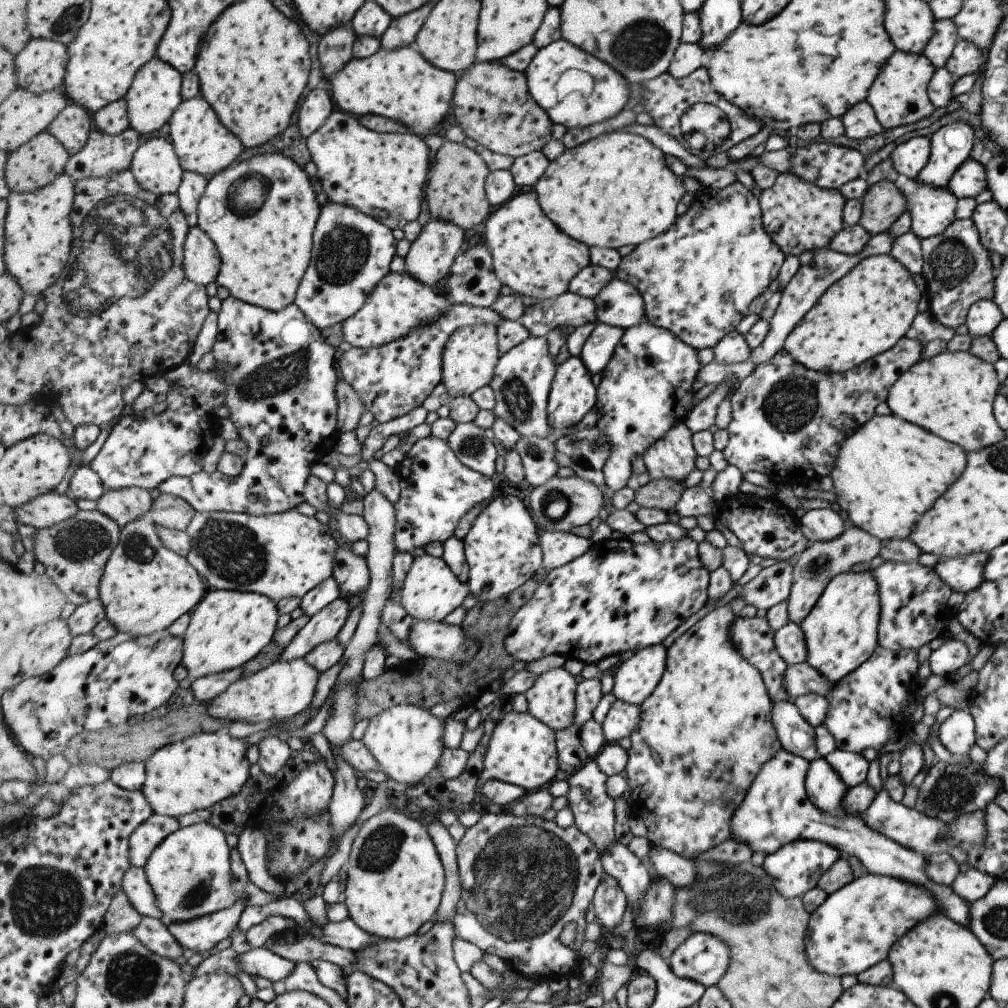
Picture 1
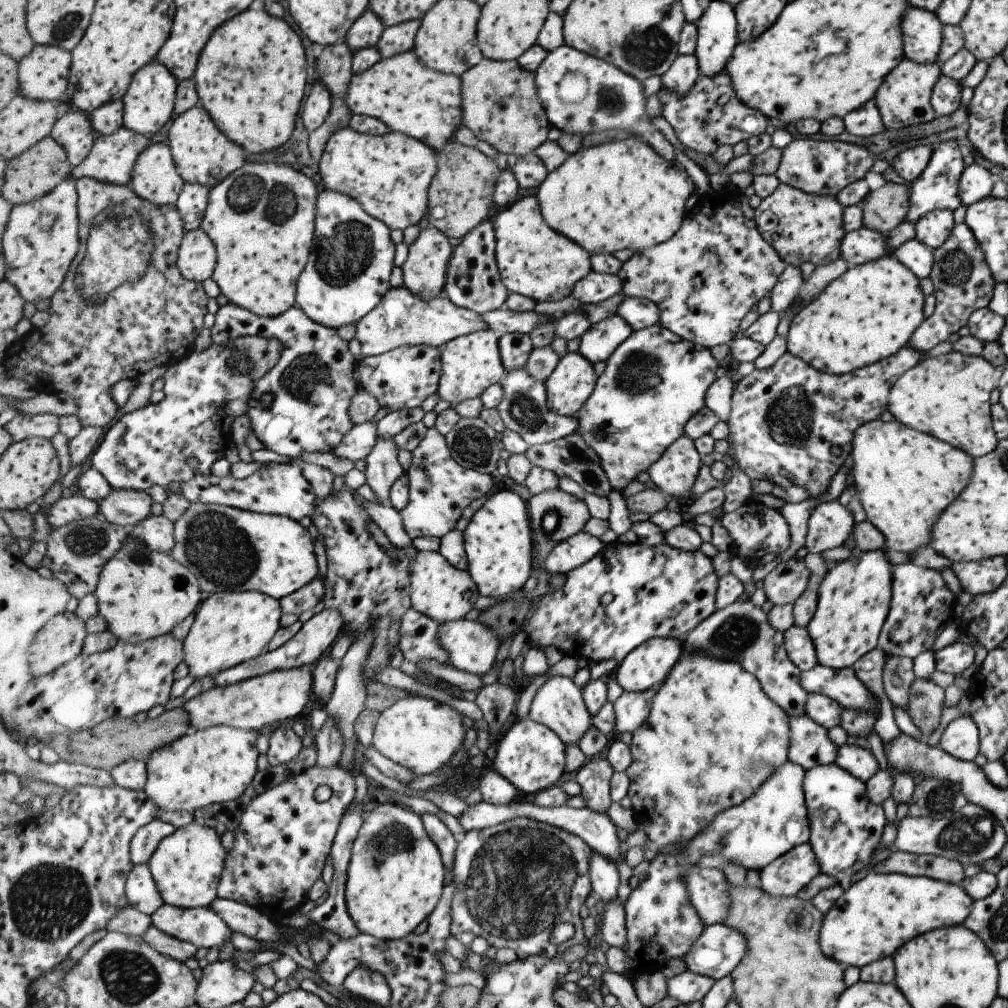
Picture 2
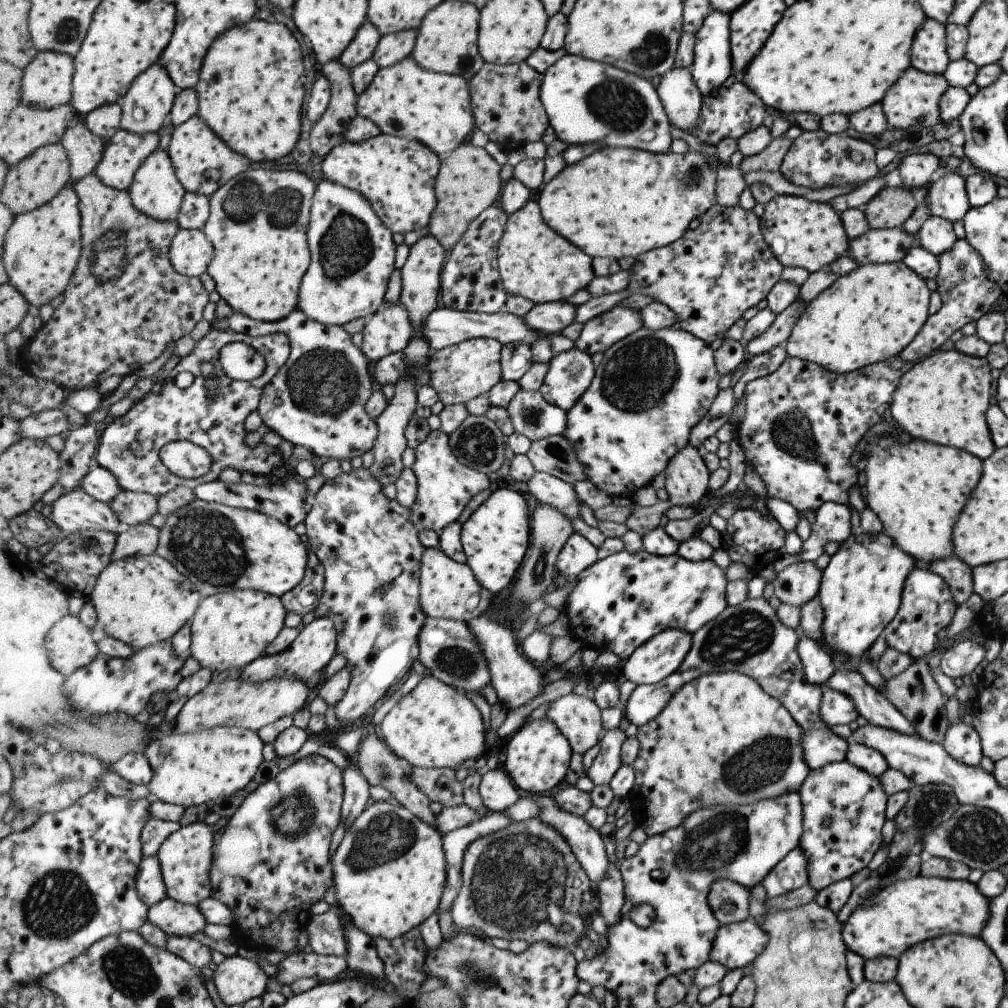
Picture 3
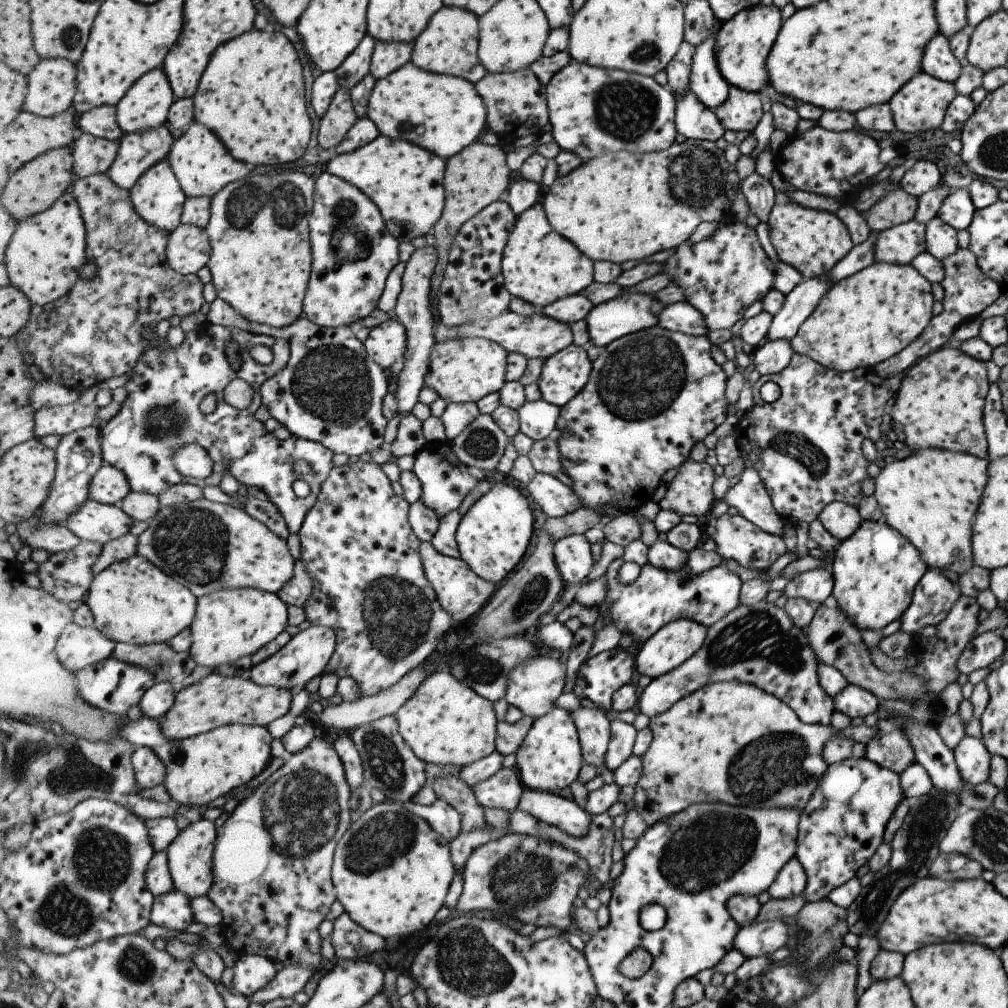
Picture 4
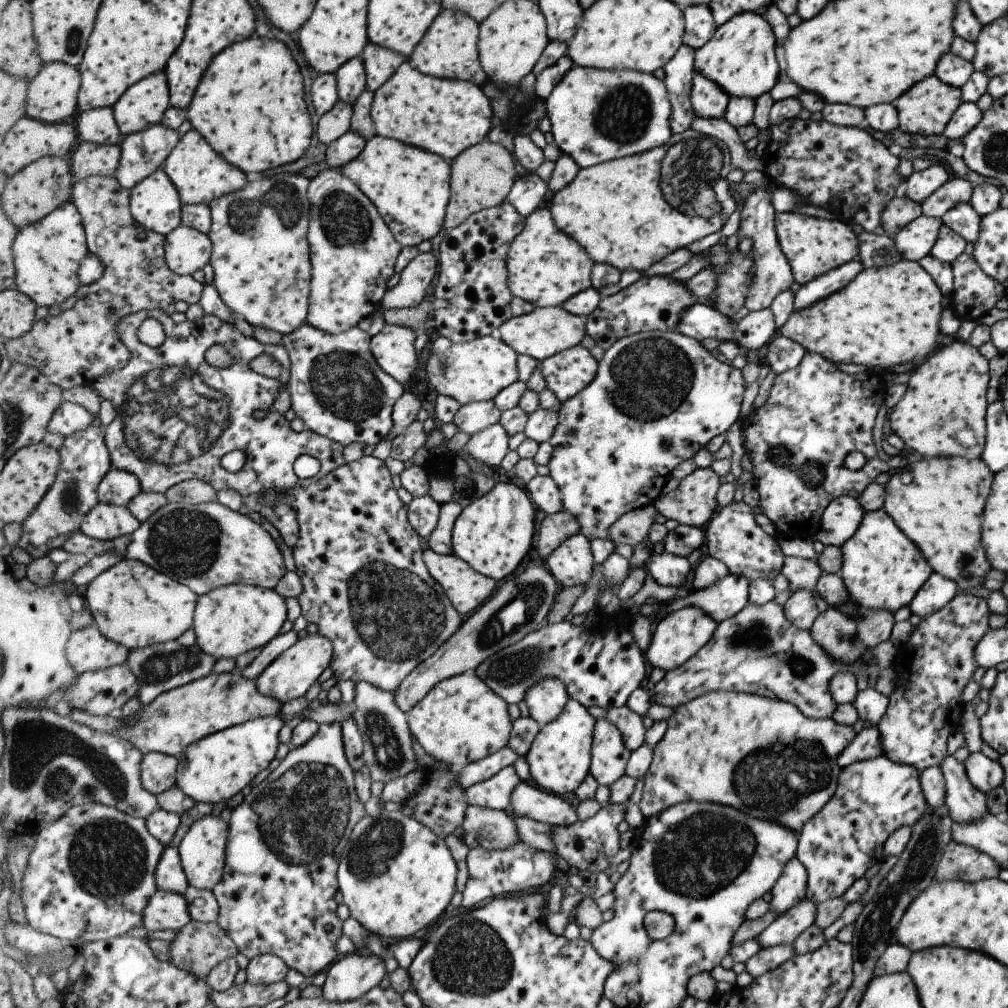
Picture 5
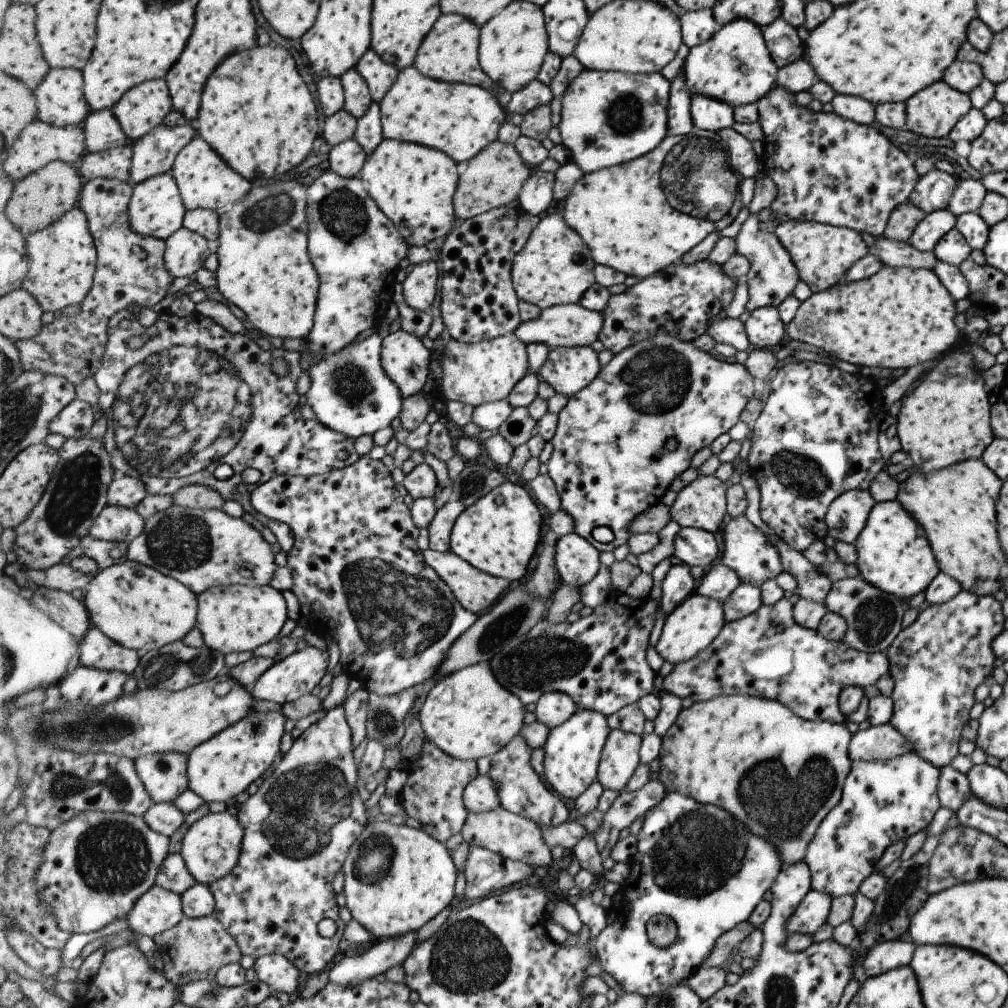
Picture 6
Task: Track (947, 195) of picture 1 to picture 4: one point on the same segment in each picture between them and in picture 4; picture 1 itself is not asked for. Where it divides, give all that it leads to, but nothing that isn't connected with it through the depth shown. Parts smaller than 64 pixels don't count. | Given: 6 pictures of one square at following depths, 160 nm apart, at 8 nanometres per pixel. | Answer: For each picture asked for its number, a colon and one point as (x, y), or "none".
2: (931, 229)
3: (935, 235)
4: (941, 240)

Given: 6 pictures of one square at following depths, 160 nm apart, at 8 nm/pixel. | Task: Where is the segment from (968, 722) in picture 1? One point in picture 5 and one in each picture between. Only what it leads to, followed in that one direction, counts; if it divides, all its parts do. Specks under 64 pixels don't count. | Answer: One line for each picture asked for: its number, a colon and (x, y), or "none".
2: (959, 738)
3: (961, 742)
4: (971, 758)
5: (984, 774)

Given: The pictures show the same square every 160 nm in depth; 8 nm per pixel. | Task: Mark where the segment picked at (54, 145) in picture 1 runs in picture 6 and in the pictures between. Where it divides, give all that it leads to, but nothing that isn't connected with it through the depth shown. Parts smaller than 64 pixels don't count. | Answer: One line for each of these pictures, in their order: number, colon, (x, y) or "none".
2: (38, 171)
3: (36, 181)
4: (33, 189)
5: (30, 195)
6: (41, 199)

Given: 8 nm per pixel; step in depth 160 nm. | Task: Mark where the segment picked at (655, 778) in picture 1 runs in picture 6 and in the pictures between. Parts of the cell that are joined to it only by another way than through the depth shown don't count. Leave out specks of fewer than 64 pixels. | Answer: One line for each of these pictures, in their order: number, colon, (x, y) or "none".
2: (713, 736)
3: (722, 739)
4: (703, 751)
5: (713, 749)
6: (779, 774)

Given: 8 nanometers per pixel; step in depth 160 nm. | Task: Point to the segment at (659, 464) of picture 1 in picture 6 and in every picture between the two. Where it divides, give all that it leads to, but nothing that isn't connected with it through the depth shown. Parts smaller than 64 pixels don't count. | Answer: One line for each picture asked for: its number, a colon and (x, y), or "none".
2: (676, 472)
3: (687, 477)
4: (692, 491)
5: (694, 501)
6: (702, 504)

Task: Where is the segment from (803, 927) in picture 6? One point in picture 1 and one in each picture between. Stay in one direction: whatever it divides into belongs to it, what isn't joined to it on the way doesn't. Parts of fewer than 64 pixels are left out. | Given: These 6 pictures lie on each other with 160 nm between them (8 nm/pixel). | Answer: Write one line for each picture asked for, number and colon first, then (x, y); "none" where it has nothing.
1: (706, 957)
2: (720, 949)
3: (737, 944)
4: (763, 938)
5: (786, 927)

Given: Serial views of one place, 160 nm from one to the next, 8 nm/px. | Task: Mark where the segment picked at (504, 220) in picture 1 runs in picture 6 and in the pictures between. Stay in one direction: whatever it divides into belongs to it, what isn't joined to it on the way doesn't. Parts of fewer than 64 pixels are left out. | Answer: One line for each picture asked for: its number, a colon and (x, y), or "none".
2: (537, 261)
3: (536, 262)
4: (540, 265)
5: (547, 267)
6: (556, 267)

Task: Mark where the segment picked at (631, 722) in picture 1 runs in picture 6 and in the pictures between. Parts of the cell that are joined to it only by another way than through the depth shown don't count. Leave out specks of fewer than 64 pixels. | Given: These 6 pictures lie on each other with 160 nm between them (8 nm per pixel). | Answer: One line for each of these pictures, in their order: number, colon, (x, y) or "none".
2: (632, 708)
3: (749, 637)
4: (758, 644)
5: (760, 651)
6: (767, 654)

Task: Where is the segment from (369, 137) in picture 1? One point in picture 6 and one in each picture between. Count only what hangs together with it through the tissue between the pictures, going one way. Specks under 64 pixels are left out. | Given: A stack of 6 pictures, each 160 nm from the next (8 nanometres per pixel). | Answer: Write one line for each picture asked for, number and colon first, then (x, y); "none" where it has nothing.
2: (391, 175)
3: (398, 175)
4: (406, 181)
5: (412, 187)
6: (415, 186)

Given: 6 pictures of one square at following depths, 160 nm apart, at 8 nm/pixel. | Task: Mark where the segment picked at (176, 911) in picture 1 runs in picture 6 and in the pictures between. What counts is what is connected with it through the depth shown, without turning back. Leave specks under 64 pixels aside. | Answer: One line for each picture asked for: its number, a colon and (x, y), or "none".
2: (187, 867)
3: (187, 857)
4: (191, 854)
5: (203, 850)
6: (212, 847)

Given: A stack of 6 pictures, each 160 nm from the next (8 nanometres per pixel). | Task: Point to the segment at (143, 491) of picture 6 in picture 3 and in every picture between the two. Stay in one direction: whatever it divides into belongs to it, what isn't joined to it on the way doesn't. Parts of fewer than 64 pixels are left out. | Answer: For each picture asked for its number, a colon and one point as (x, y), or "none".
3: (102, 484)
4: (110, 486)
5: (120, 487)

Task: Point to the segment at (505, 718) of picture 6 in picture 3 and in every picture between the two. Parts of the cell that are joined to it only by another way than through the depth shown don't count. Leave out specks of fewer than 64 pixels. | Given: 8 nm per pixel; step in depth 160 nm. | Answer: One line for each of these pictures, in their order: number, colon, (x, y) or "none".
3: (436, 725)
4: (446, 722)
5: (462, 720)

